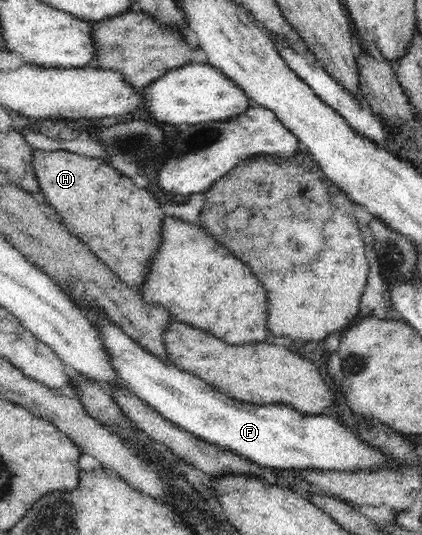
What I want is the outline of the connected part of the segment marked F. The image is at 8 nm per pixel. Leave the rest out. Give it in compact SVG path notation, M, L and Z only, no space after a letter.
M100 306L81 307L93 328L101 333L109 364L113 365L119 380L149 407L162 414L179 428L199 436L213 445L229 448L229 451L251 460L261 467L281 470L331 470L335 473L370 473L385 470L385 456L379 450L371 450L361 442L351 429L337 419L324 414L301 414L285 403L253 406L229 398L197 375L179 370L171 361L163 362L155 354L139 346L129 338L120 326L108 320Z

